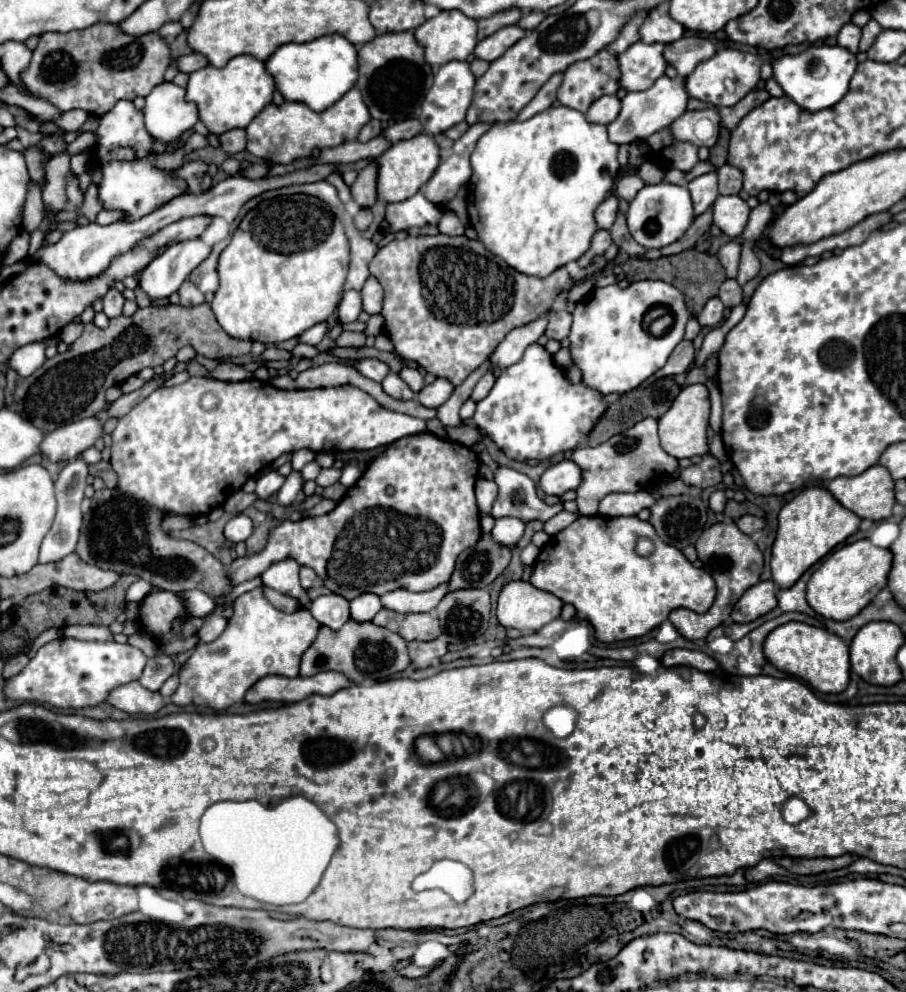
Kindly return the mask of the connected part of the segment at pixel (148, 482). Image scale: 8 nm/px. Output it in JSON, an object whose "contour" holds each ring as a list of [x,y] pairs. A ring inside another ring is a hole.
{"contour":[[[191,376],[179,386],[155,390],[127,416],[119,418],[117,428],[111,434],[111,468],[117,474],[117,490],[145,500],[163,516],[197,518],[223,506],[229,492],[237,492],[249,478],[267,468],[281,454],[293,454],[303,448],[309,448],[315,454],[337,452],[337,448],[341,452],[373,450],[421,432],[425,432],[425,420],[387,410],[367,392],[351,384],[315,390],[279,390],[273,384],[255,378],[243,382],[221,382],[207,376]],[[209,392],[217,398],[217,406],[213,410],[205,410],[201,406],[201,398]]]}

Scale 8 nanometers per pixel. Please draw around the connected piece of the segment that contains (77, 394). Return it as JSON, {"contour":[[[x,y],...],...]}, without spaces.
{"contour":[[[173,304],[153,306],[153,310],[137,310],[133,316],[117,316],[105,330],[97,328],[95,324],[85,324],[83,334],[69,346],[65,354],[55,354],[29,378],[21,378],[9,370],[5,406],[25,414],[25,418],[29,418],[39,428],[45,422],[59,426],[95,416],[105,408],[105,380],[107,388],[121,384],[129,376],[139,374],[143,368],[161,366],[187,344],[205,358],[243,356],[251,352],[249,340],[231,338],[223,332],[209,304],[199,304],[193,308]]]}

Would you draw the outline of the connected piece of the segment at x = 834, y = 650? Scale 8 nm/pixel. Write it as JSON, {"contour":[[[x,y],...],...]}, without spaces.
{"contour":[[[787,622],[775,628],[765,638],[765,656],[773,666],[795,678],[801,678],[819,692],[837,694],[843,692],[849,684],[849,674],[851,674],[849,646],[839,636],[823,628],[807,626],[803,622]]]}

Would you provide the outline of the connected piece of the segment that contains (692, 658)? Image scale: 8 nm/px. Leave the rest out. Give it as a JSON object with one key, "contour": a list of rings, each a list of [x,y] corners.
{"contour":[[[683,648],[665,652],[665,656],[661,658],[661,664],[663,666],[691,666],[701,672],[715,672],[719,668],[719,664],[709,654],[699,652],[699,650],[683,650]]]}

